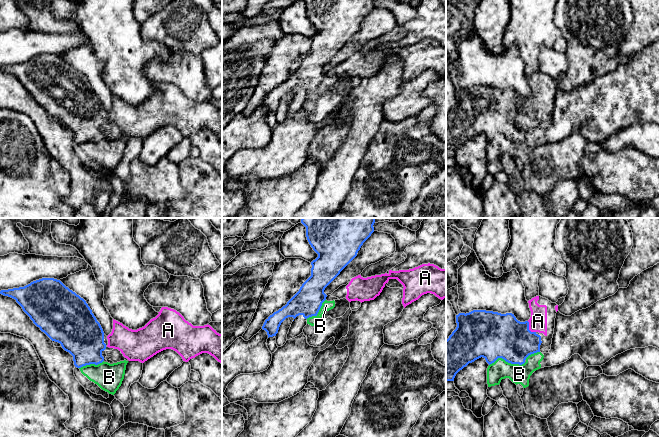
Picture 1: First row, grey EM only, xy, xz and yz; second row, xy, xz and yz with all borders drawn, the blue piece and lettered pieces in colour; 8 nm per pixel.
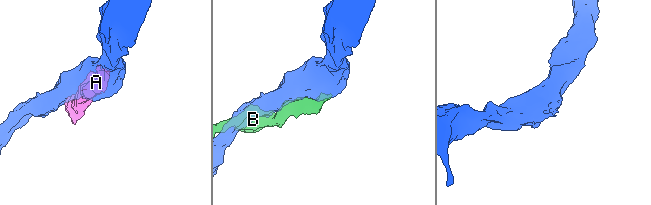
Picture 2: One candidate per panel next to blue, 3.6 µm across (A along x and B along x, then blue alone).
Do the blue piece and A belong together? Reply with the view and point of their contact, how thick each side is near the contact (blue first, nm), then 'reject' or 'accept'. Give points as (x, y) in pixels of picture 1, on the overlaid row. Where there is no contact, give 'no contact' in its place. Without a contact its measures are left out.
meets blue in yz at (528, 328); 360 nm thick on the blue side, 140 nm on the other; accept

